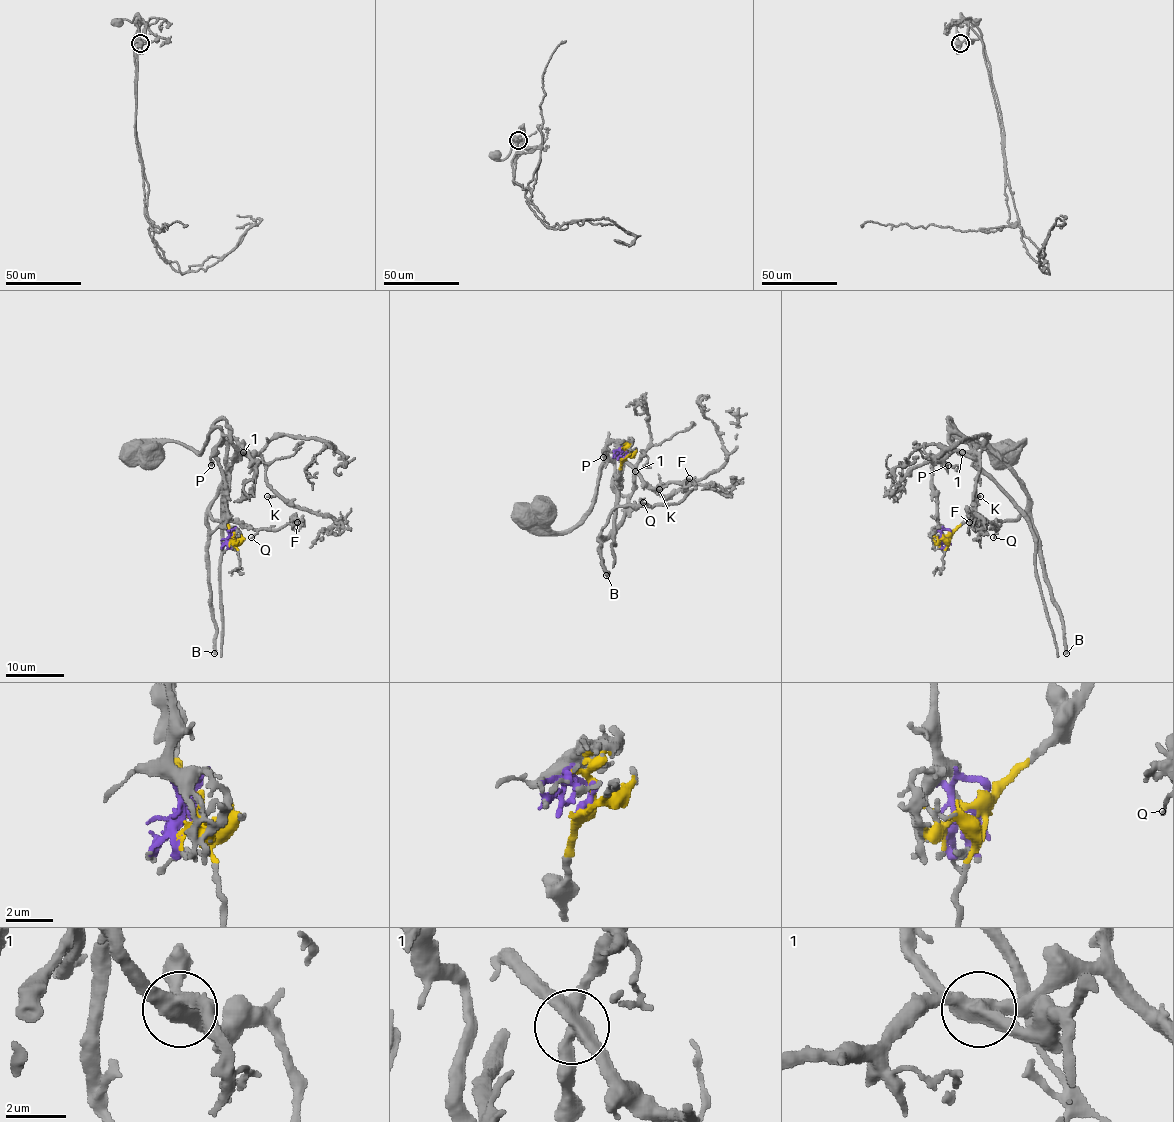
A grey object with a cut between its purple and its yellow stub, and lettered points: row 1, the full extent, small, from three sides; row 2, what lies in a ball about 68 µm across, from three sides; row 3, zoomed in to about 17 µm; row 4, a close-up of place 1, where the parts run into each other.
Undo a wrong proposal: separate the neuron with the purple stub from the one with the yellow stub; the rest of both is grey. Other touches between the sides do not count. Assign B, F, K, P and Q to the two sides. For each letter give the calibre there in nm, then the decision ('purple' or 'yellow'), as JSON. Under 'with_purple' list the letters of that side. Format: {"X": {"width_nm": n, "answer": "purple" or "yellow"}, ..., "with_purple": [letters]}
{"B": {"width_nm": 340, "answer": "purple"}, "F": {"width_nm": 150, "answer": "purple"}, "K": {"width_nm": 180, "answer": "yellow"}, "P": {"width_nm": 200, "answer": "purple"}, "Q": {"width_nm": 130, "answer": "purple"}, "with_purple": ["B", "F", "P", "Q"]}

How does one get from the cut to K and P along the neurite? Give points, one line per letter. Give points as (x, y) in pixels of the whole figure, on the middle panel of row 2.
K: (624, 457), (619, 488), (622, 459), (652, 488), (666, 483), (659, 489)
P: (624, 457), (616, 441), (603, 450), (603, 457)

